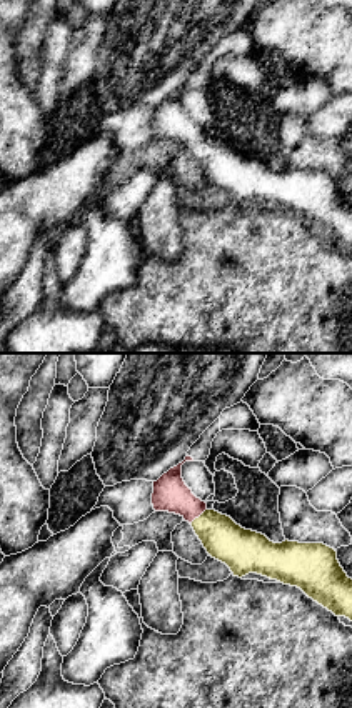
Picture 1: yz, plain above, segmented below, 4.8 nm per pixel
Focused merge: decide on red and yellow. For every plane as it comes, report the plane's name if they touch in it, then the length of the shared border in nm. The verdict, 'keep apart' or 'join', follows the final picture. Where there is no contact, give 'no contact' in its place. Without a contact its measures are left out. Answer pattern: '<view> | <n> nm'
yz | 110 nm

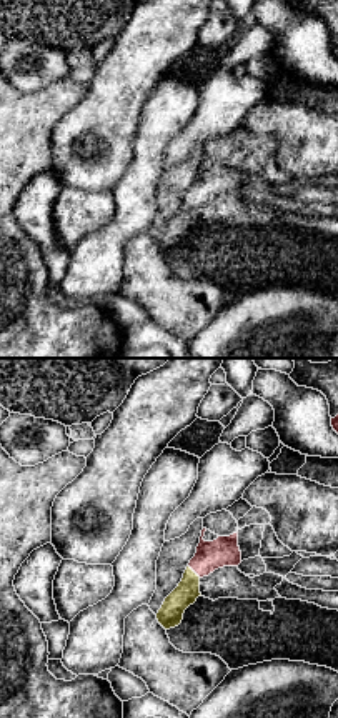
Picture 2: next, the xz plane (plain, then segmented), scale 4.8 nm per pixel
xz | 90 nm

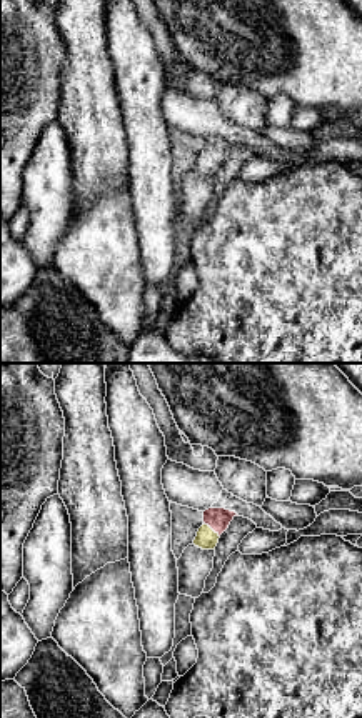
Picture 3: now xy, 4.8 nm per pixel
xy | 110 nm

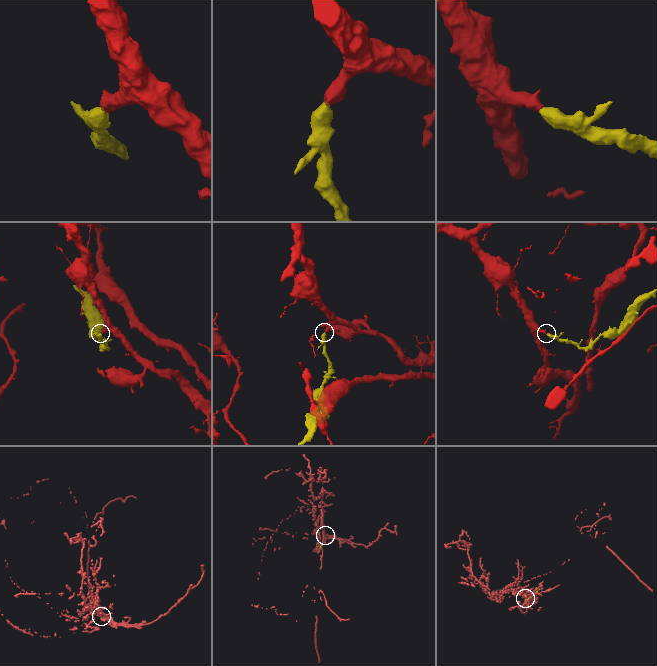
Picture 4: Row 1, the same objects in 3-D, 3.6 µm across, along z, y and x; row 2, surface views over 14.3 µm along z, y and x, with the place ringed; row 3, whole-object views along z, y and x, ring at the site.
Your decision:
join

